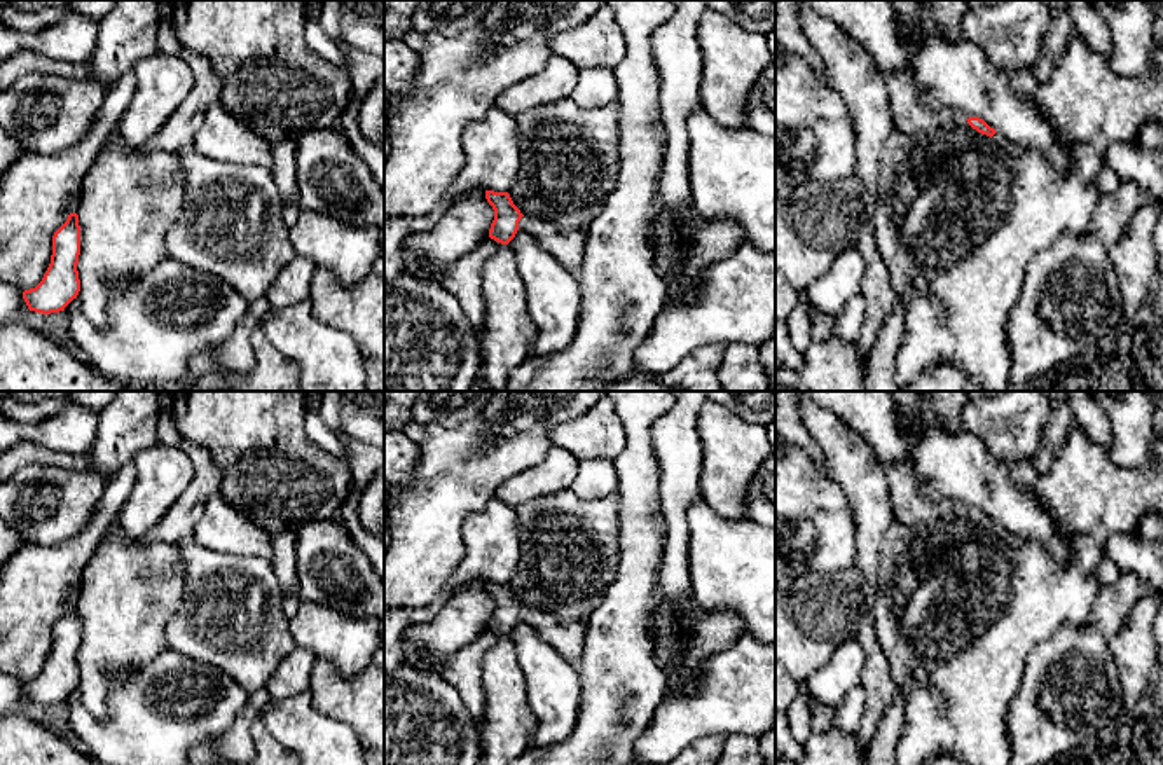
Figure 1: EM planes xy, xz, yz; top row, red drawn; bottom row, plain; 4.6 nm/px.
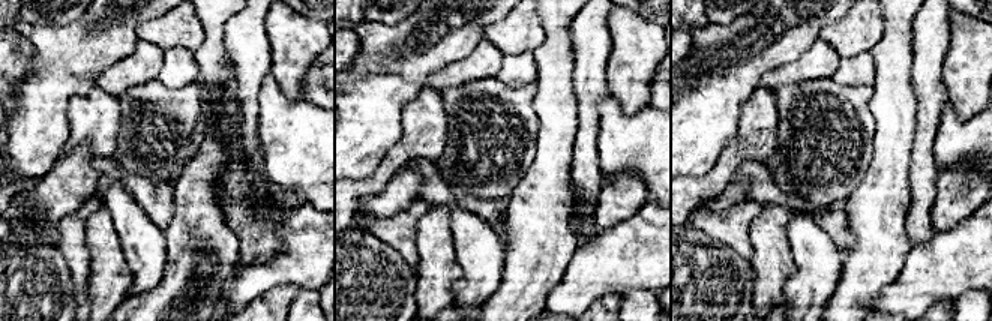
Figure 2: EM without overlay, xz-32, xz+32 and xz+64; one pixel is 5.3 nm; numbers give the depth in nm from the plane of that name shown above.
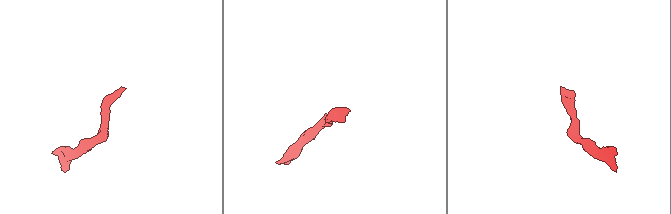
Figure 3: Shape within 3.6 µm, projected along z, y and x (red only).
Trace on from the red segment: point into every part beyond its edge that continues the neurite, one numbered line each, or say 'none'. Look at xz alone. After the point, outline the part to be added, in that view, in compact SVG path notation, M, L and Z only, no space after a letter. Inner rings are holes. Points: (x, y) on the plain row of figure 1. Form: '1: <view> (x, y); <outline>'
1: xz (568, 638); M522 608L519 622L531 625L571 665L578 665L587 641L585 622L561 622L545 608Z

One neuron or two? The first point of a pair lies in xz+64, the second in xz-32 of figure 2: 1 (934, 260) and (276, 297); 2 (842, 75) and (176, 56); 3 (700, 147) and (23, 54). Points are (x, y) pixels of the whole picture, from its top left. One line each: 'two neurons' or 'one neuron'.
1: two neurons
2: one neuron
3: two neurons

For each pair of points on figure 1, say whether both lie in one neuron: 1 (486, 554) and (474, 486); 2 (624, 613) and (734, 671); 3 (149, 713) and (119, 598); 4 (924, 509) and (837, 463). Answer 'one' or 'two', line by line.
1: two
2: two
3: two
4: two

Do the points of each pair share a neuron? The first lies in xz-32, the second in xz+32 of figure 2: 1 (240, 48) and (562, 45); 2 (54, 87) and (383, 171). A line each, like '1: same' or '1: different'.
1: different
2: different

